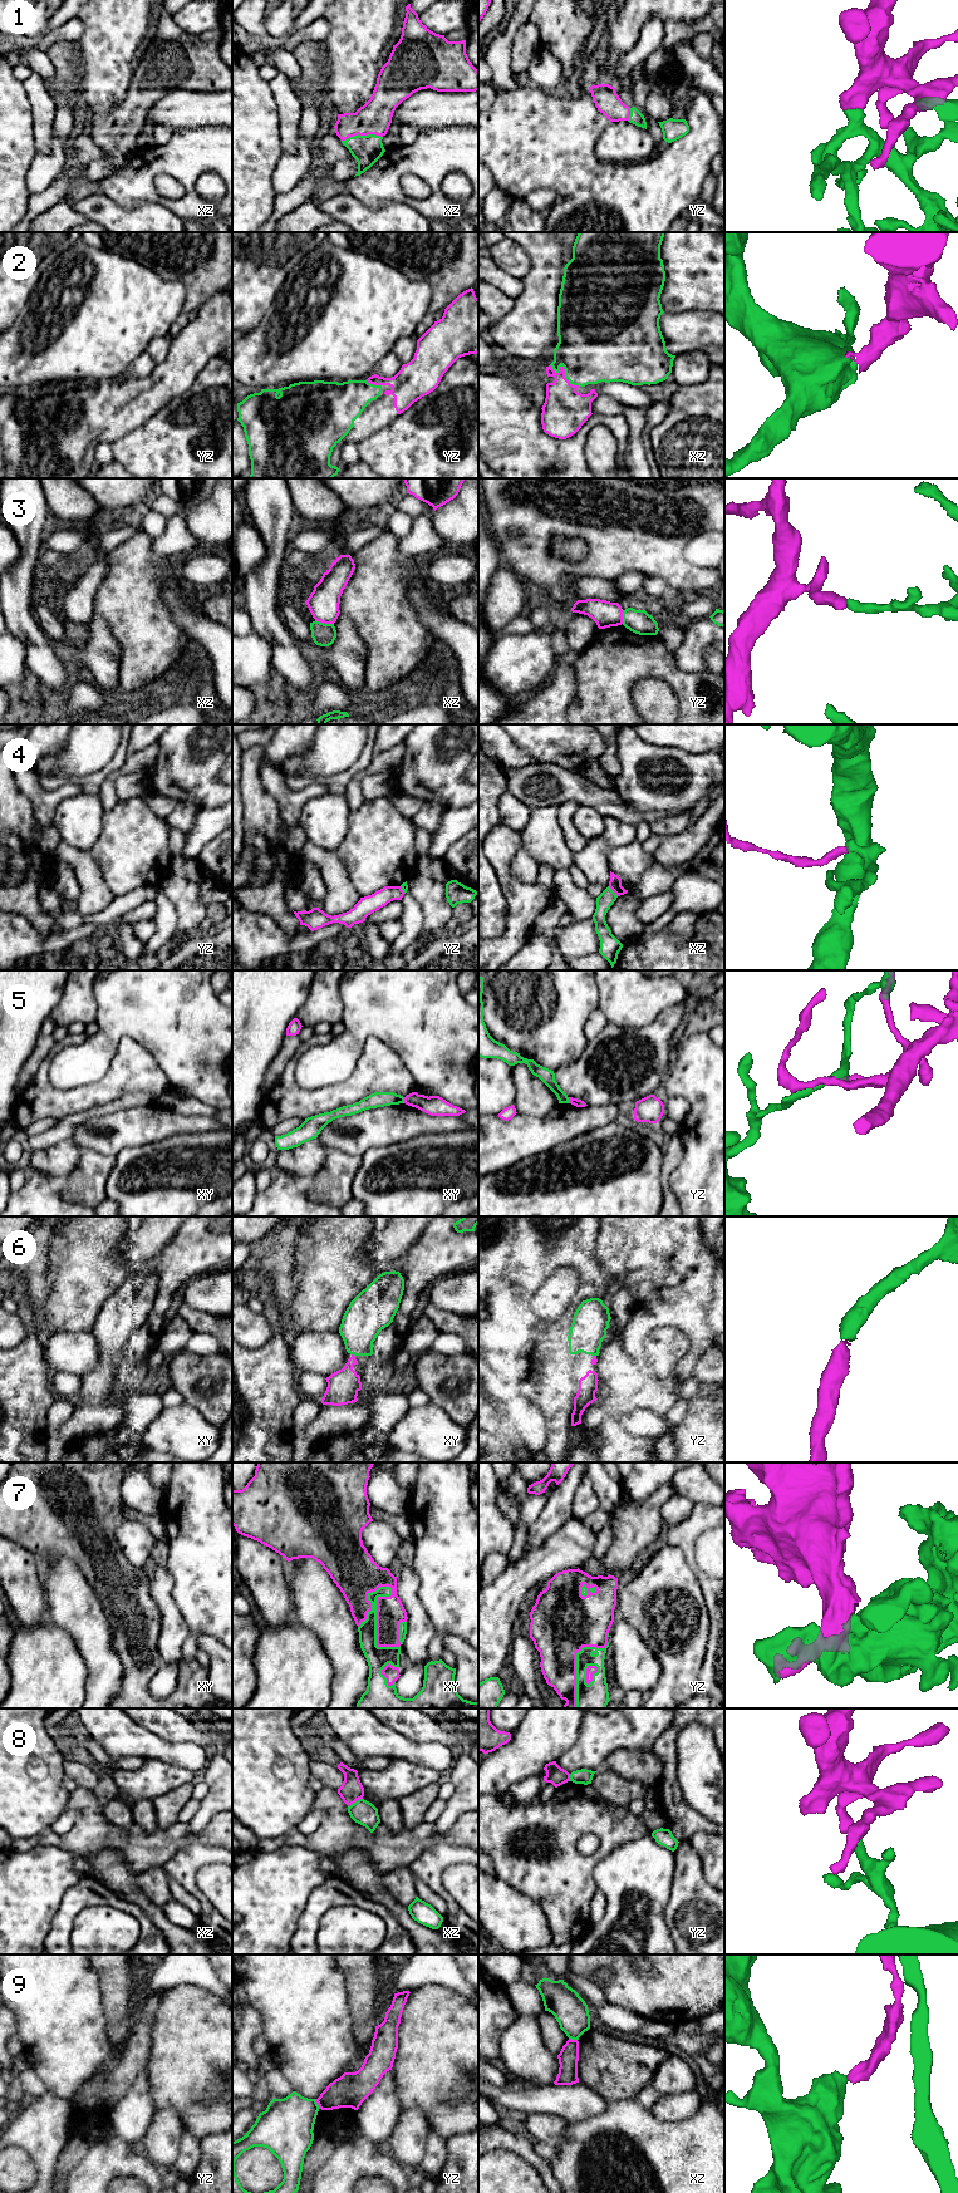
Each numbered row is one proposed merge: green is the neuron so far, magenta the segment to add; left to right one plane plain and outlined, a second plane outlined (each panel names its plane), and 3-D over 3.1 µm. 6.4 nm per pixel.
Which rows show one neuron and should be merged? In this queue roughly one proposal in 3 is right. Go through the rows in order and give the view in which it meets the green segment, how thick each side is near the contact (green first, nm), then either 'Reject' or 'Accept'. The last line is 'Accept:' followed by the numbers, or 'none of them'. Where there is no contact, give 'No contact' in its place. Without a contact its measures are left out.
1: Touches green in xz. Thickness 190 nm (green) against 220 nm. Accept
2: Touches green in xz. Thickness 460 nm (green) against 280 nm. Accept
3: Touches green in xz. Thickness 140 nm (green) against 200 nm. Reject
4: Touches green in xz. Thickness 100 nm (green) against 80 nm. Reject
5: Touches green in xy. Thickness 100 nm (green) against 130 nm. Reject
6: Touches green in xy. Thickness 260 nm (green) against 200 nm. Accept
7: Touches green in xy. Thickness 130 nm (green) against 200 nm. Accept
8: Touches green in xz. Thickness 160 nm (green) against 140 nm. Reject
9: Touches green in yz. Thickness 340 nm (green) against 220 nm. Reject
Accept: 1, 2, 6, 7

